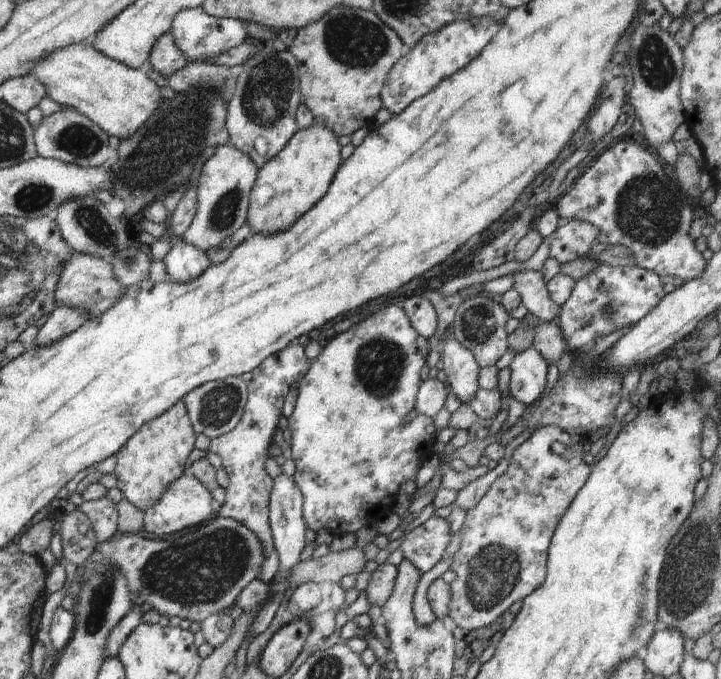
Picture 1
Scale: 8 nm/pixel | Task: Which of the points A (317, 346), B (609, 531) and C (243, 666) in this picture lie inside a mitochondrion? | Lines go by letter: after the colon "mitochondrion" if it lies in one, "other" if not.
A: other
B: other
C: other

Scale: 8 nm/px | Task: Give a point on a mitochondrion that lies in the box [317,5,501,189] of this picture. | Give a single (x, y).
(354, 41)

